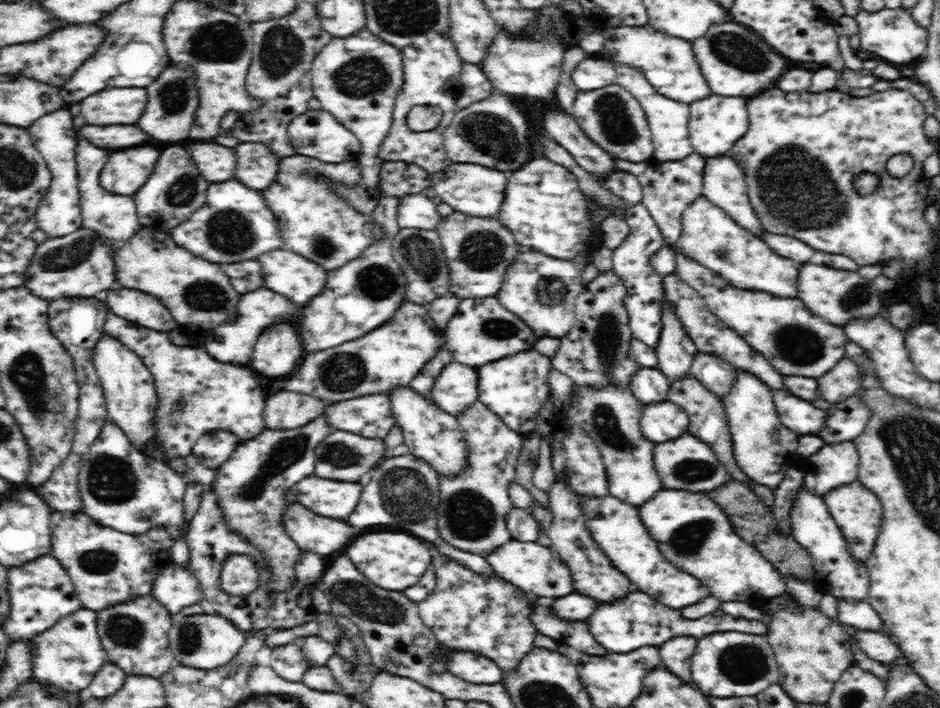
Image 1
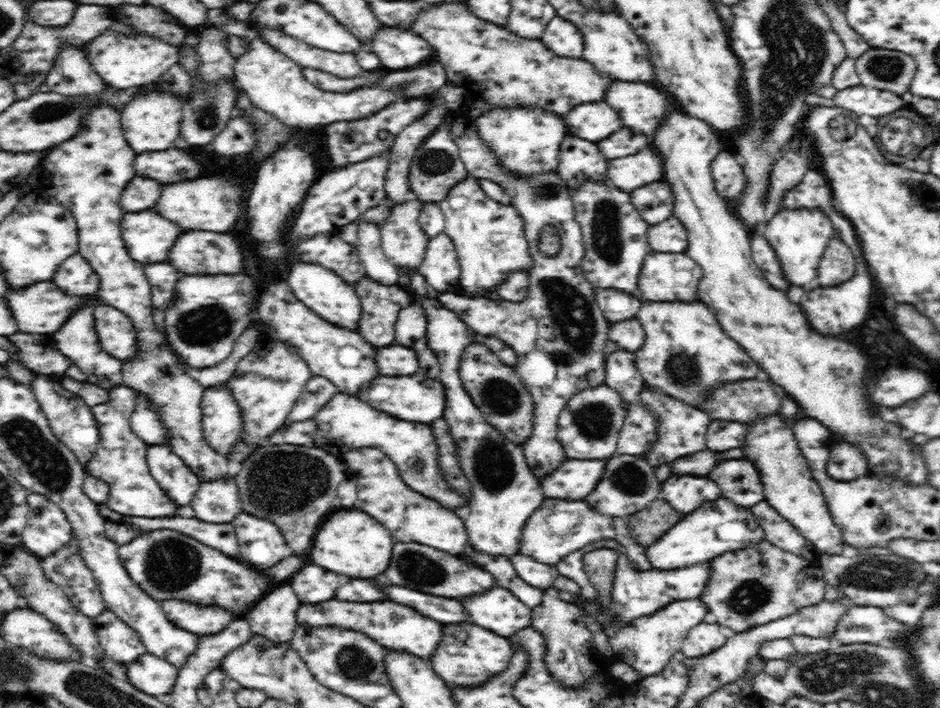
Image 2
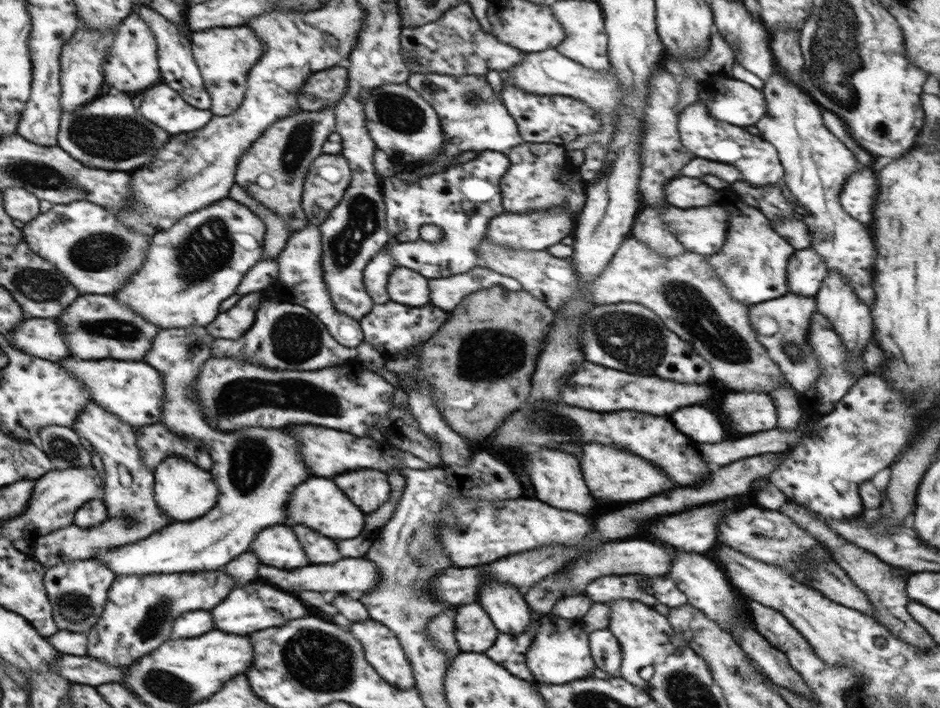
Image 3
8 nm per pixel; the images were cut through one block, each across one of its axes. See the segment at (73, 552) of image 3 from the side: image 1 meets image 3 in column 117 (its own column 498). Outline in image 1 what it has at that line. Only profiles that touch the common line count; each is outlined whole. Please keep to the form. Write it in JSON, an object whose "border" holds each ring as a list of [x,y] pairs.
{"border":[[[482,402],[472,404],[457,420],[467,439],[470,466],[459,478],[438,480],[441,501],[436,508],[438,535],[456,548],[486,557],[512,539],[505,521],[513,507],[508,485],[515,482],[516,460],[524,435],[510,429]]]}

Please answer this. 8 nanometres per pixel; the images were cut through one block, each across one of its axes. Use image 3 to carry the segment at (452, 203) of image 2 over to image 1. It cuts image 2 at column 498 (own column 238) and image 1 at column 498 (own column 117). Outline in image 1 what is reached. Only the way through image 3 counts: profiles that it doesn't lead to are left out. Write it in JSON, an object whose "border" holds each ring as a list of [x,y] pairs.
{"border":[[[523,249],[516,260],[507,268],[504,282],[496,297],[510,312],[520,319],[538,337],[560,338],[566,336],[575,325],[575,300],[584,290],[582,270],[592,259],[588,254],[579,254],[574,260],[553,259],[536,251]]]}

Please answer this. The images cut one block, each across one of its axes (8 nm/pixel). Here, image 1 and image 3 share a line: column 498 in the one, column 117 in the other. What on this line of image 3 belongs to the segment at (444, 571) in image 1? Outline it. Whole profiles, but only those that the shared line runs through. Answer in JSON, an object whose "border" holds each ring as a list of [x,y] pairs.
{"border":[[[222,568],[215,571],[204,572],[168,572],[168,574],[132,574],[117,576],[108,591],[107,601],[101,618],[87,633],[87,655],[96,660],[103,660],[112,666],[129,666],[144,655],[156,651],[173,635],[174,624],[187,612],[194,610],[212,610],[218,606],[234,588],[234,580],[226,576]]]}

